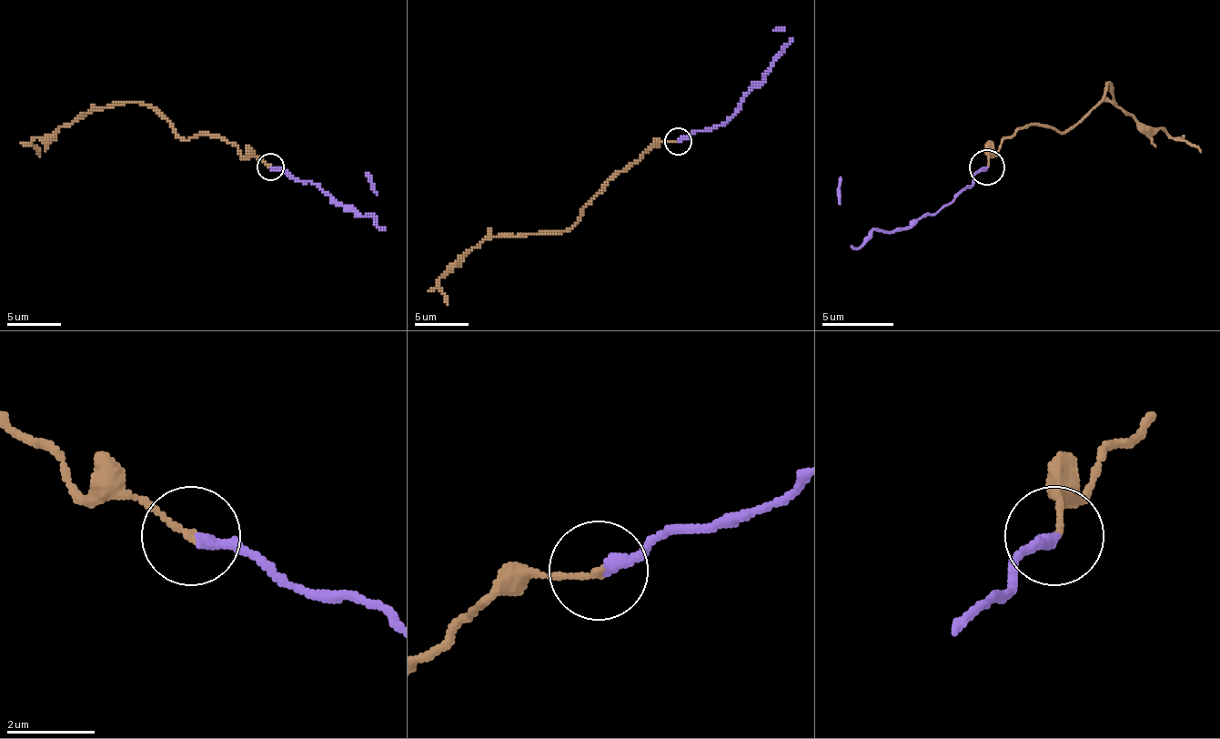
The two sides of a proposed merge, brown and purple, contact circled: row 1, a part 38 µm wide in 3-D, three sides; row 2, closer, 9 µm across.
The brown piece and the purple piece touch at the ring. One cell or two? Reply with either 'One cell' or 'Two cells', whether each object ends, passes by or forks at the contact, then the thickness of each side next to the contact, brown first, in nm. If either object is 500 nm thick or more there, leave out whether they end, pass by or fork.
Two cells. At the ring brown ends. At the ring purple ends. Thickness 150 nm (brown) against 280 nm

